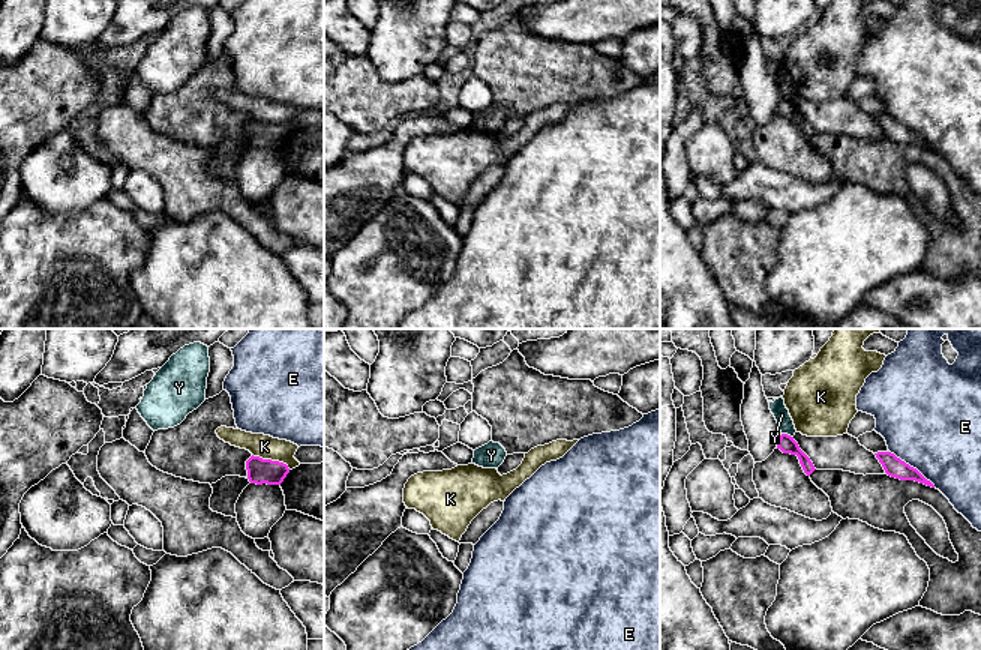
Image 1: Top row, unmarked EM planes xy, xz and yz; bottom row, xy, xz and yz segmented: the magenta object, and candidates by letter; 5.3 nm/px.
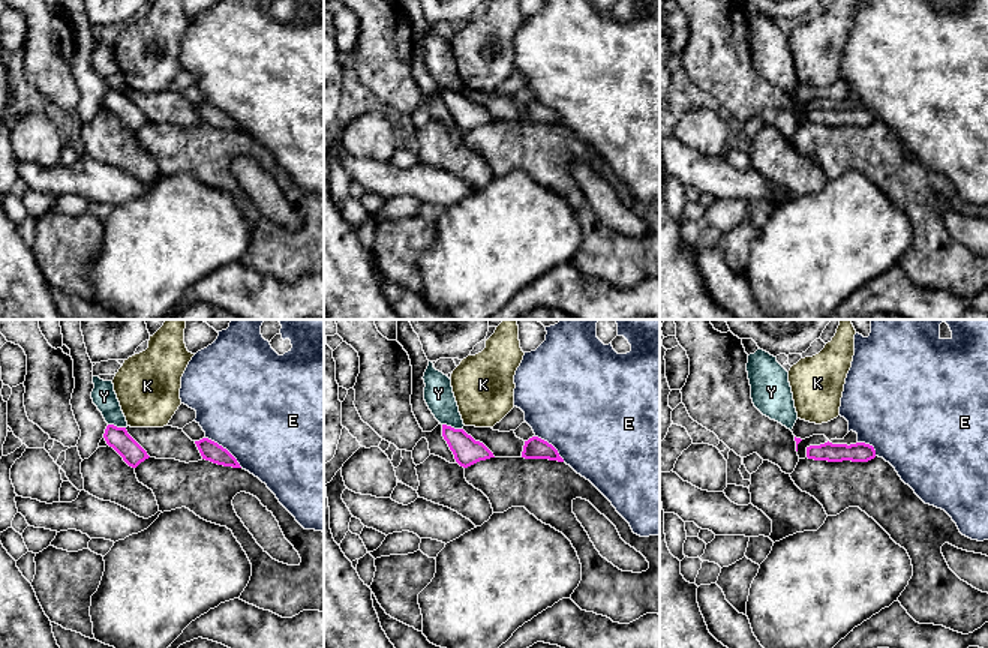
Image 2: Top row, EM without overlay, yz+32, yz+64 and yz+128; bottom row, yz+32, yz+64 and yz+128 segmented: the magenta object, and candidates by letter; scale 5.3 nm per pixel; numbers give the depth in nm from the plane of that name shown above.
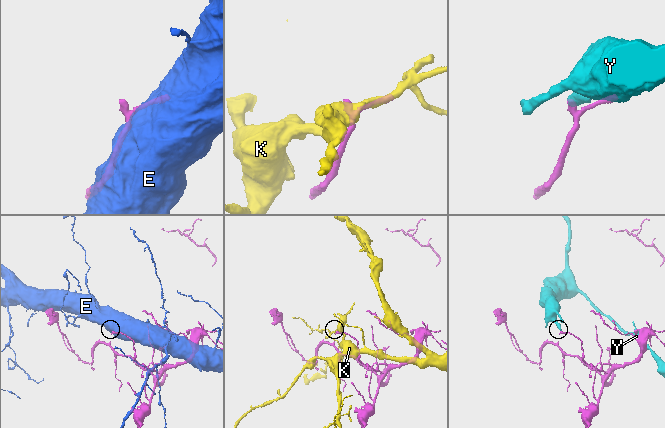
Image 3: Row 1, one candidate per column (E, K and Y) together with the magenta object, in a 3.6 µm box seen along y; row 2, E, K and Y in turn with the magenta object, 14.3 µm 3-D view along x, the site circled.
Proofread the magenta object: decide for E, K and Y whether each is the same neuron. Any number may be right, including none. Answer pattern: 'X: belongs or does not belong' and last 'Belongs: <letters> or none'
E: does not belong
K: does not belong
Y: does not belong
Belongs: none

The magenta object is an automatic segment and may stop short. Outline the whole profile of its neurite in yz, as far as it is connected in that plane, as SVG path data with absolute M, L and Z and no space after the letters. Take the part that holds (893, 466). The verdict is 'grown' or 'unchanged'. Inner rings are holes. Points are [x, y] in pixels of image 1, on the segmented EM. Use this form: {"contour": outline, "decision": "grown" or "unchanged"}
{"contour": "M878 452L874 453L879 462L882 464L885 473L891 477L900 480L915 480L927 486L934 488L934 485L927 480L916 468L910 467L891 452Z", "decision": "unchanged"}

